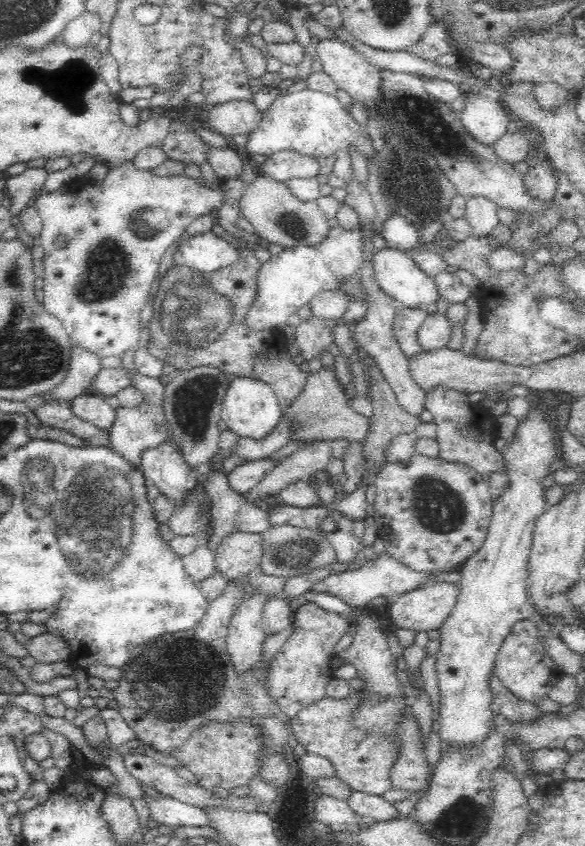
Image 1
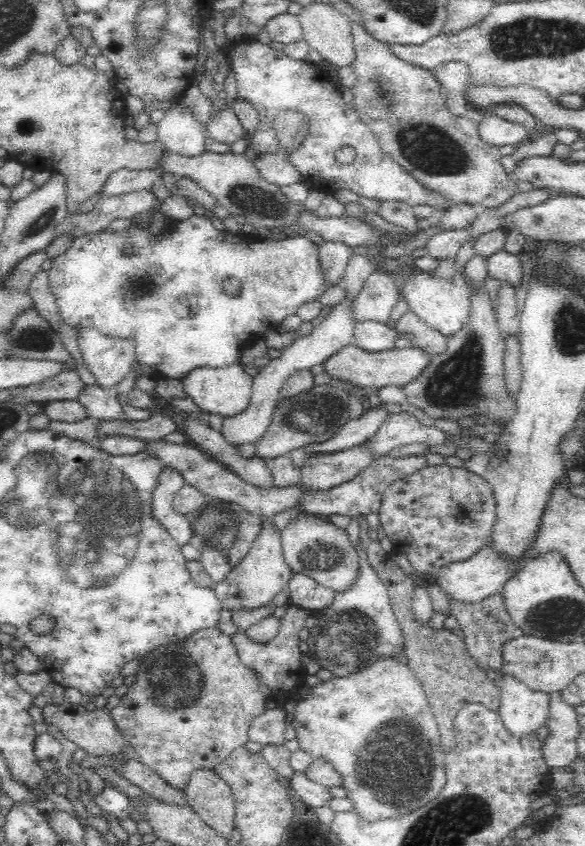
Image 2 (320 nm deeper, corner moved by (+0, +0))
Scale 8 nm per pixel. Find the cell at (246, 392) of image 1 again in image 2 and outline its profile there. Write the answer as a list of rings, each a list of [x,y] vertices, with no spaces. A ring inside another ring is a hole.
[[[236,363],[222,368],[194,368],[180,378],[182,389],[186,391],[186,396],[191,398],[201,410],[221,414],[225,418],[234,416],[250,404],[252,394],[253,378],[242,367],[242,364]]]

